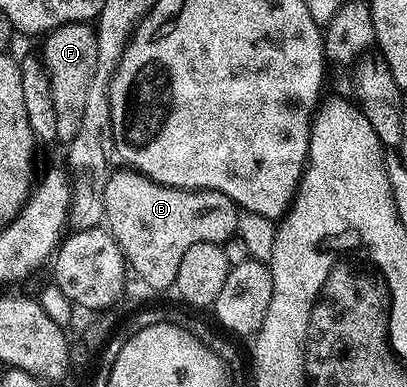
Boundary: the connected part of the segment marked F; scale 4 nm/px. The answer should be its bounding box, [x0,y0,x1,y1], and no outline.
[42,21,98,143]

